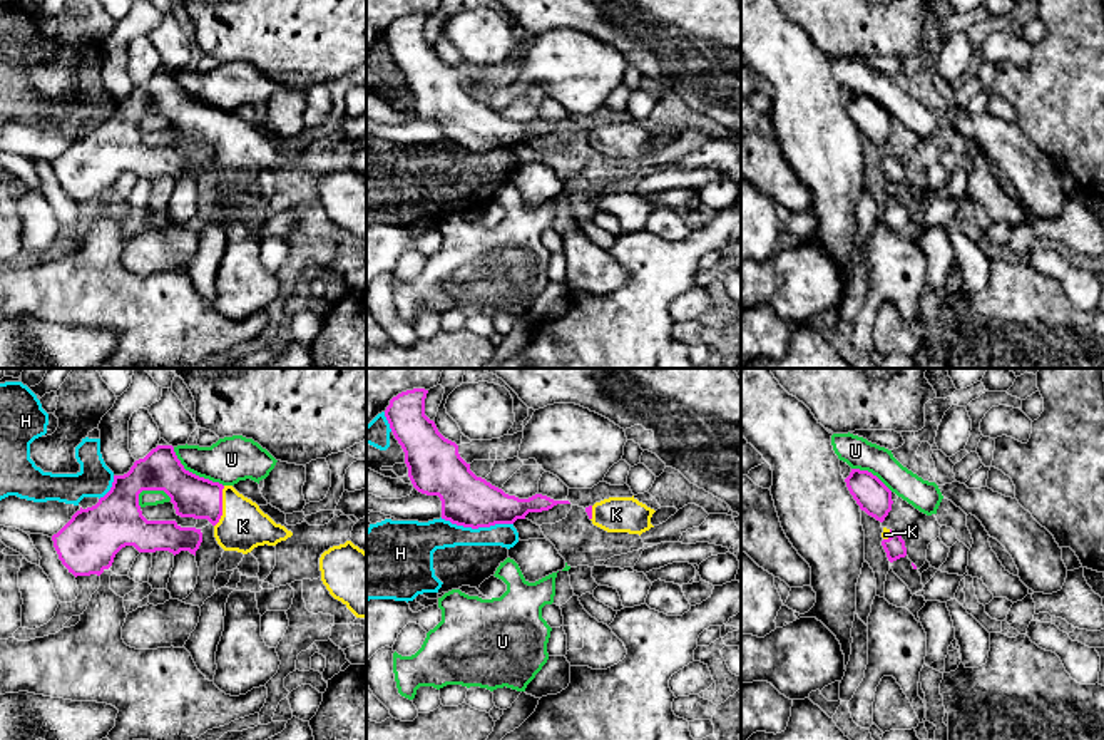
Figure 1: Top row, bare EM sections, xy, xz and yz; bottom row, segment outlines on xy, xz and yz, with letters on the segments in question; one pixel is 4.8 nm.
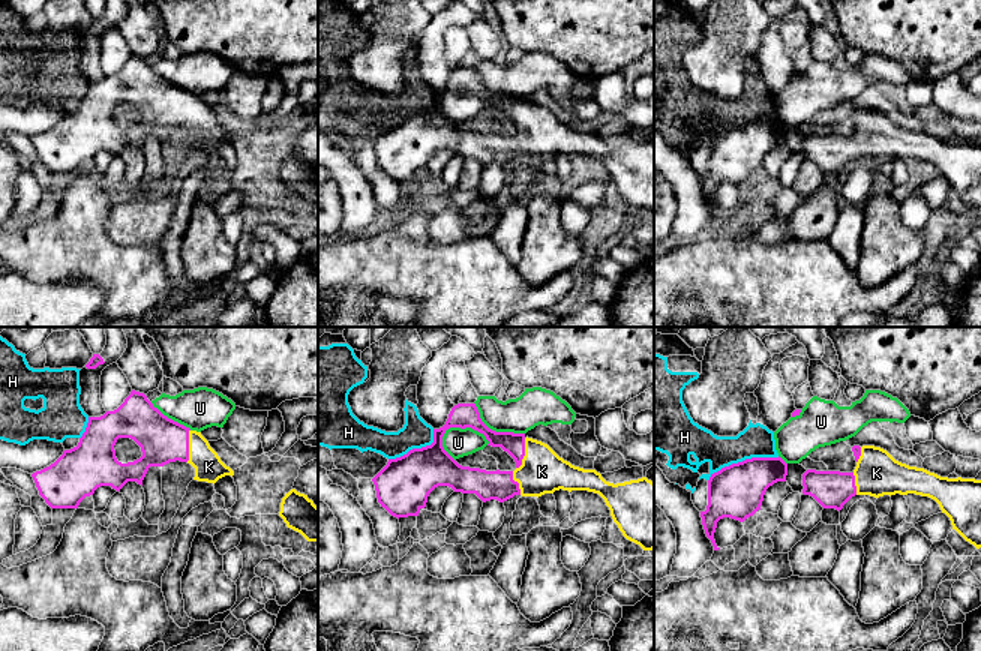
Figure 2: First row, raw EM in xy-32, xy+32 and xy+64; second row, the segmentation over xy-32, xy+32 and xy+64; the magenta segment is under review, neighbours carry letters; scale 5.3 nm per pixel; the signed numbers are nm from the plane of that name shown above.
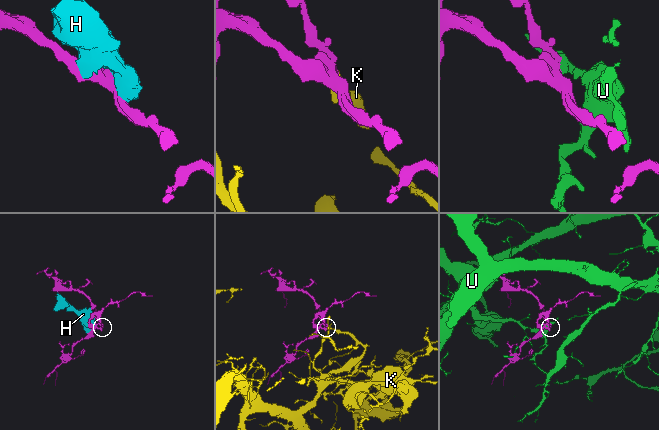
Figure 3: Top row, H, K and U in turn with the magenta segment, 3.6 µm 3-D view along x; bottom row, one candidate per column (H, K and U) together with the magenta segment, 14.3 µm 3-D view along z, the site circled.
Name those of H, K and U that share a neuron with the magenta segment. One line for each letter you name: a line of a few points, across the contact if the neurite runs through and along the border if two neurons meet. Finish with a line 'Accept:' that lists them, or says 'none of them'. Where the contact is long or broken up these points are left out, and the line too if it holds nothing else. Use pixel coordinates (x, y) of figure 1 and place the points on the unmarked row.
K: Line: xy (193, 121), (221, 131), (243, 151)
Accept: K

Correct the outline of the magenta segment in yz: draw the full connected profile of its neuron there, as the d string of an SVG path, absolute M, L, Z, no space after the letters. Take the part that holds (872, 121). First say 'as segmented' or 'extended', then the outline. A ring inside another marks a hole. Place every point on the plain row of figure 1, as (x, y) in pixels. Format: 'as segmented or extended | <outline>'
as segmented | M851 94L846 112L861 136L883 147L892 136L892 116L871 97Z

